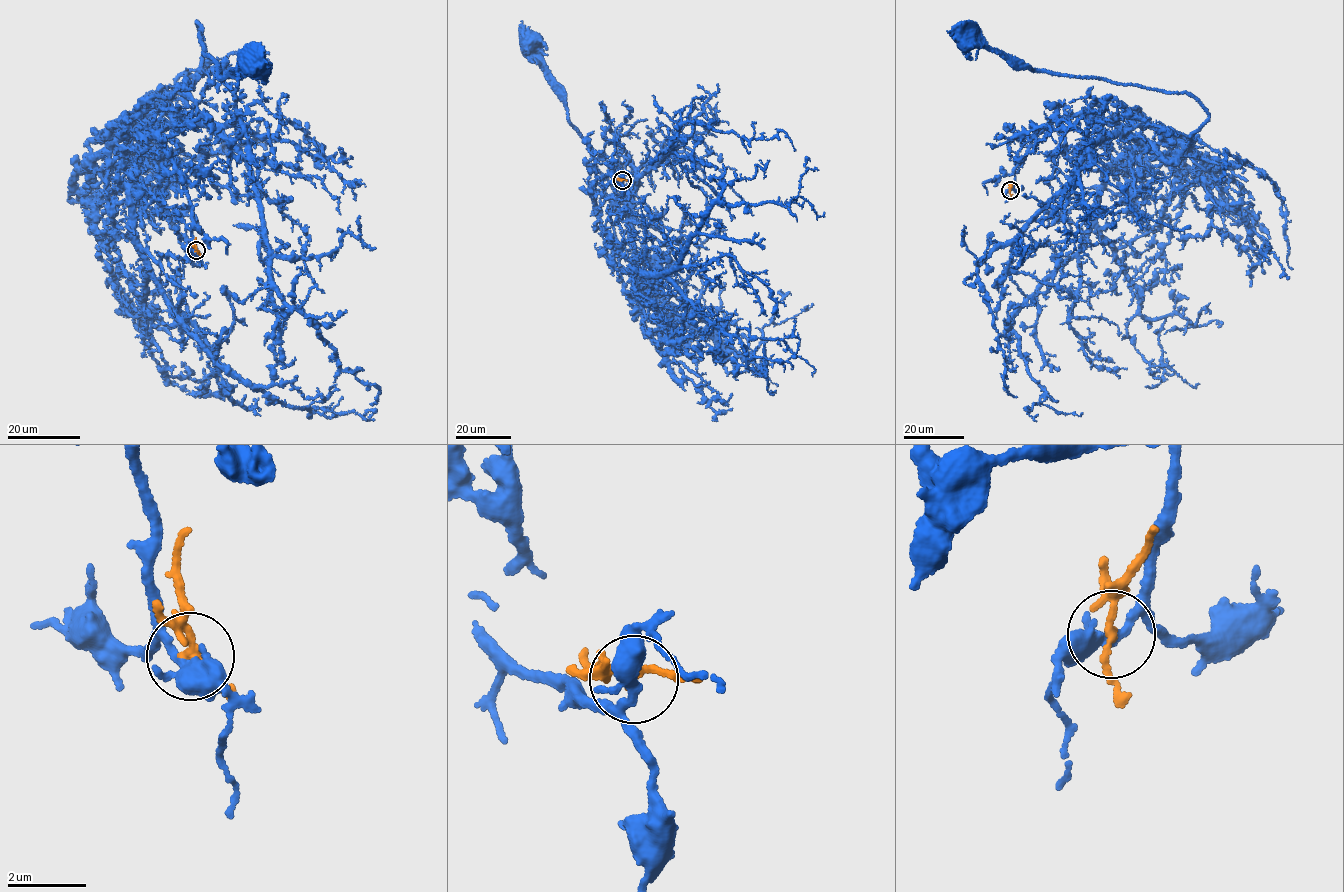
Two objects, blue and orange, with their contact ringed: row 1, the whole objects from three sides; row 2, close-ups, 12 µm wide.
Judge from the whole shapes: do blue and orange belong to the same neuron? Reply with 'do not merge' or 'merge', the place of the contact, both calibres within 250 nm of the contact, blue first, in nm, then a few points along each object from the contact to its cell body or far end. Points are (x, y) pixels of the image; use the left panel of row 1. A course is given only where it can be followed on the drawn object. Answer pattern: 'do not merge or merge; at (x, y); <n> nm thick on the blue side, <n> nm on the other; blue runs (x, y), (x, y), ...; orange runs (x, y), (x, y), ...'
do not merge; at (196, 250); 400 nm thick on the blue side, 150 nm on the other; blue runs (196, 250), (184, 186), (162, 145), (140, 135), (183, 122), (201, 58), (197, 23), (223, 79), (255, 58); orange runs (196, 250), (196, 238)

